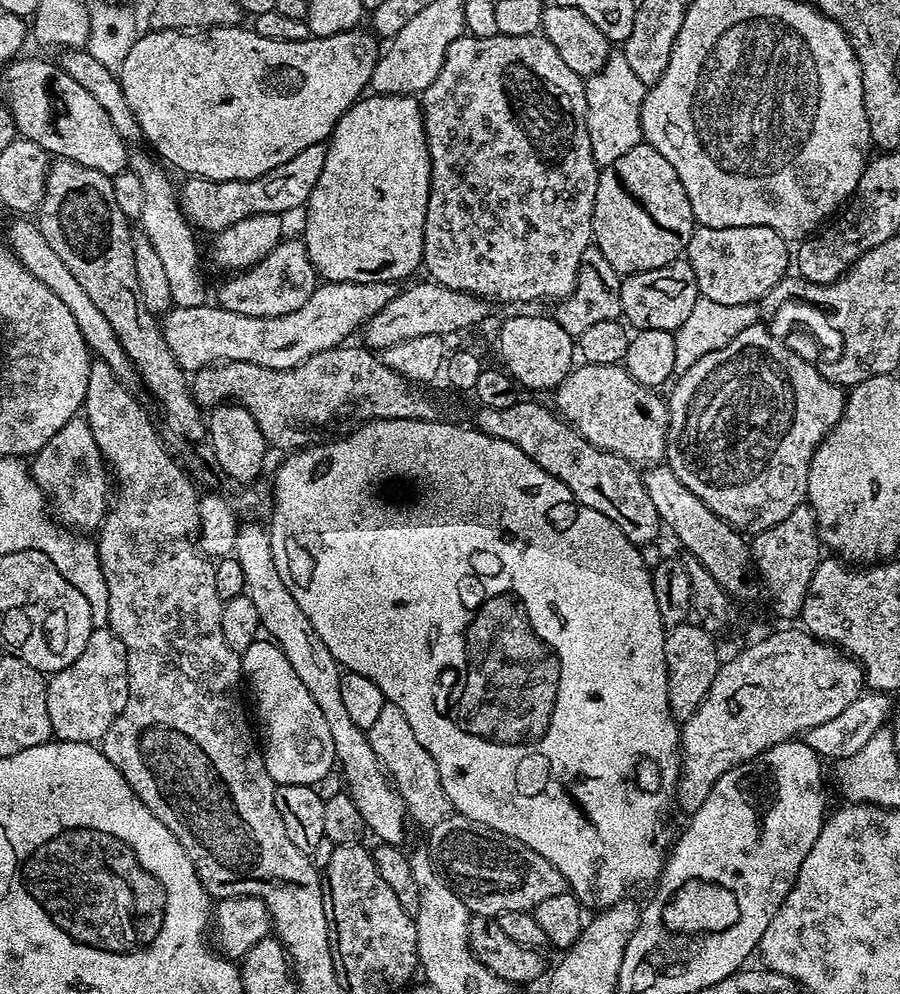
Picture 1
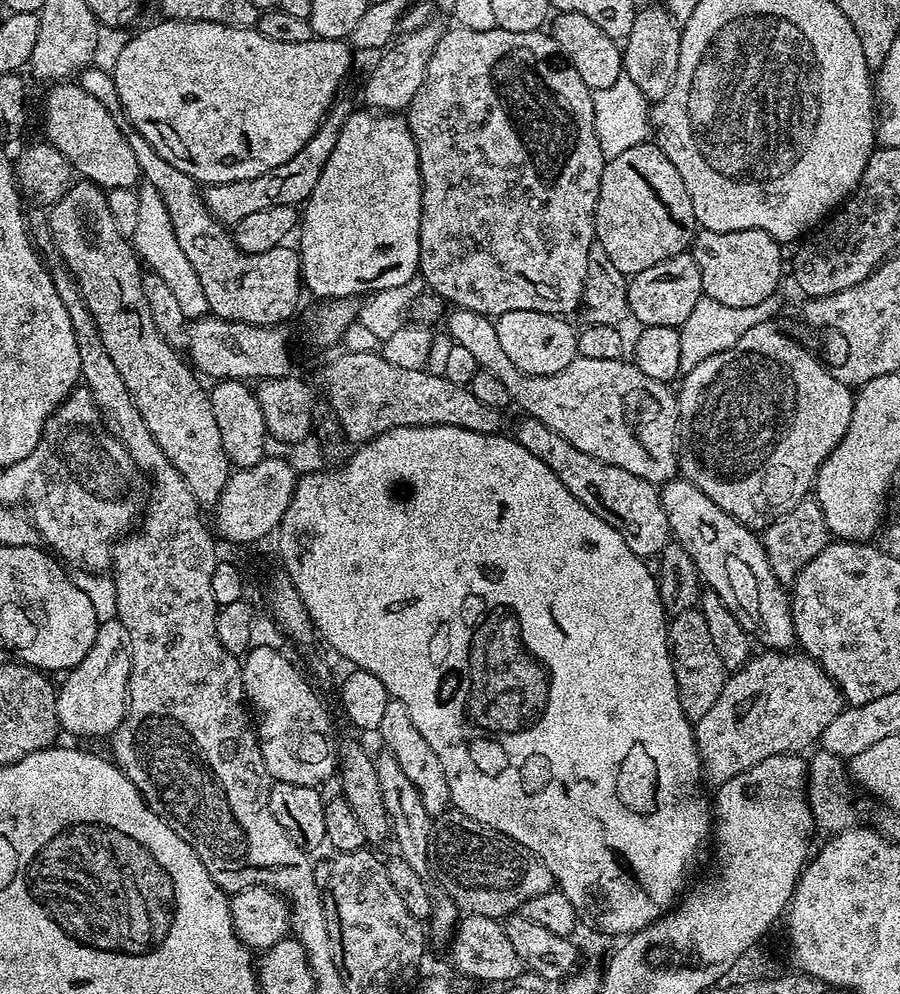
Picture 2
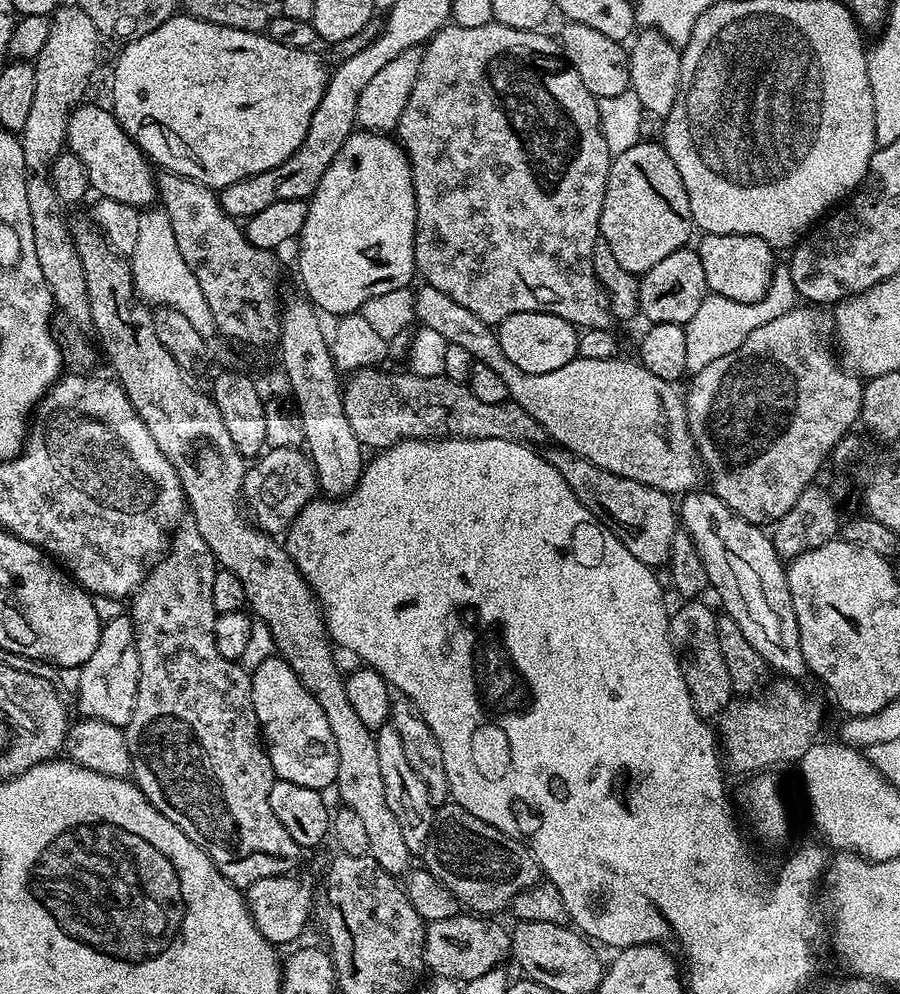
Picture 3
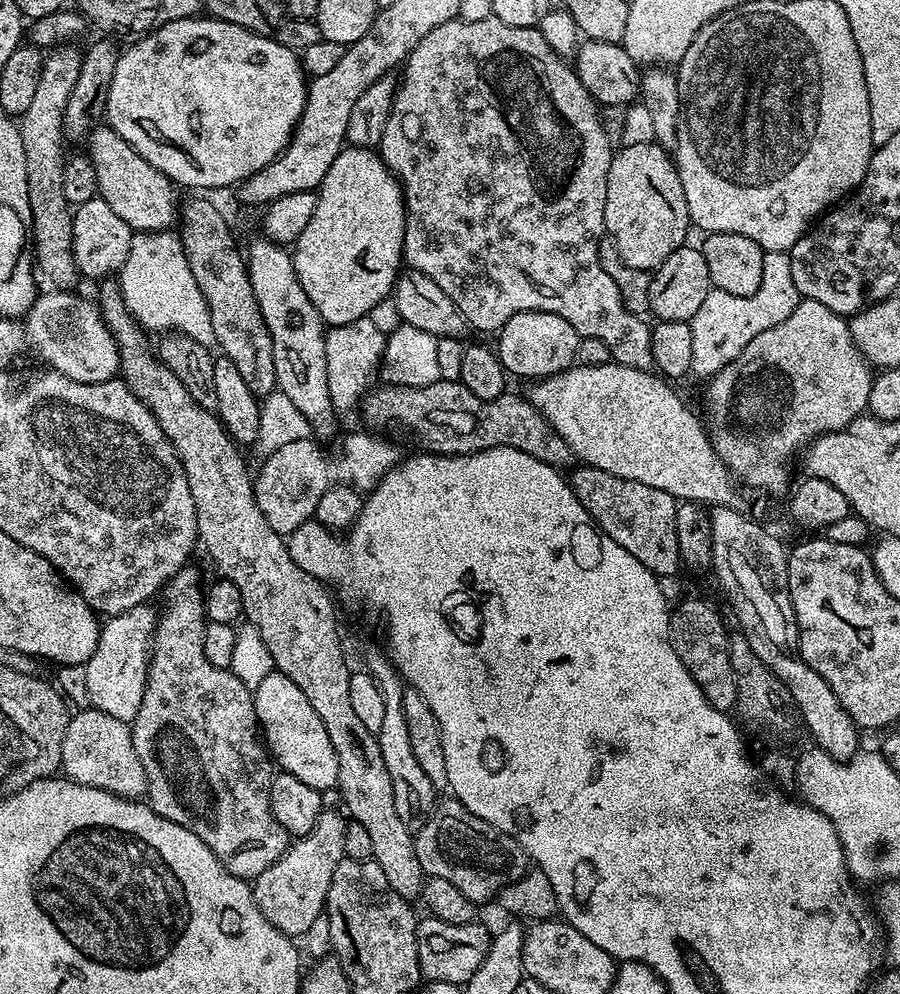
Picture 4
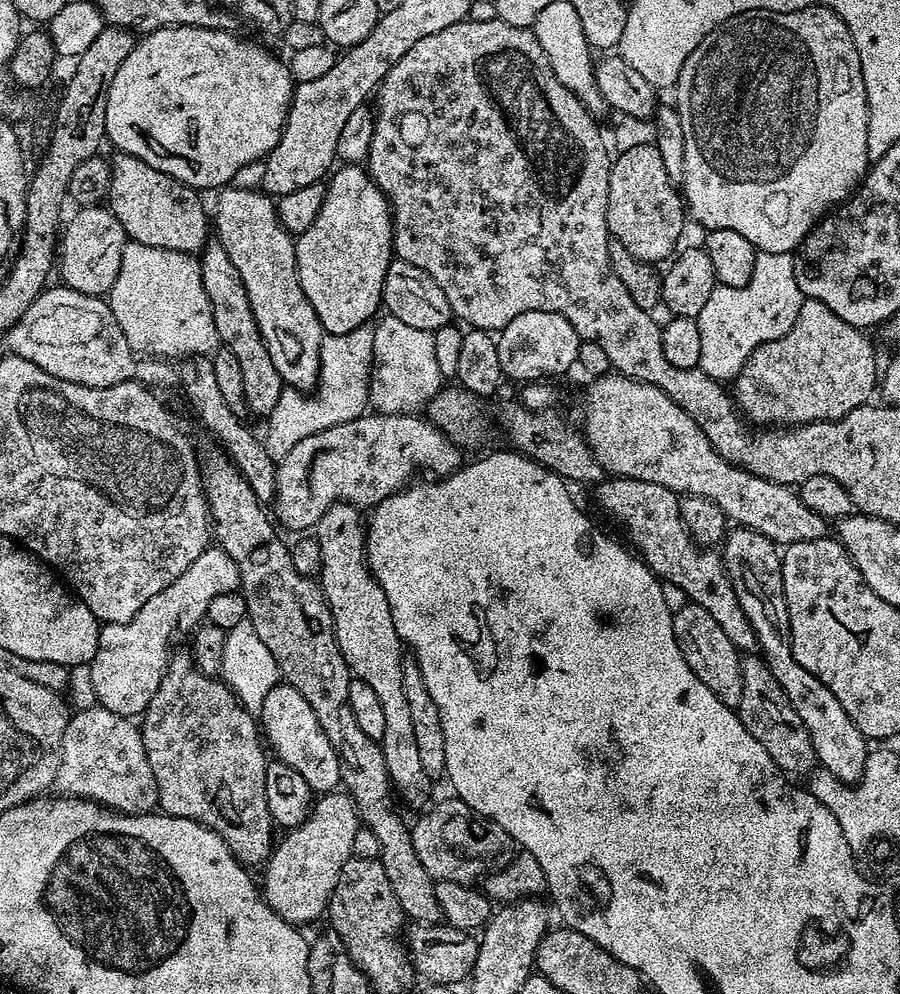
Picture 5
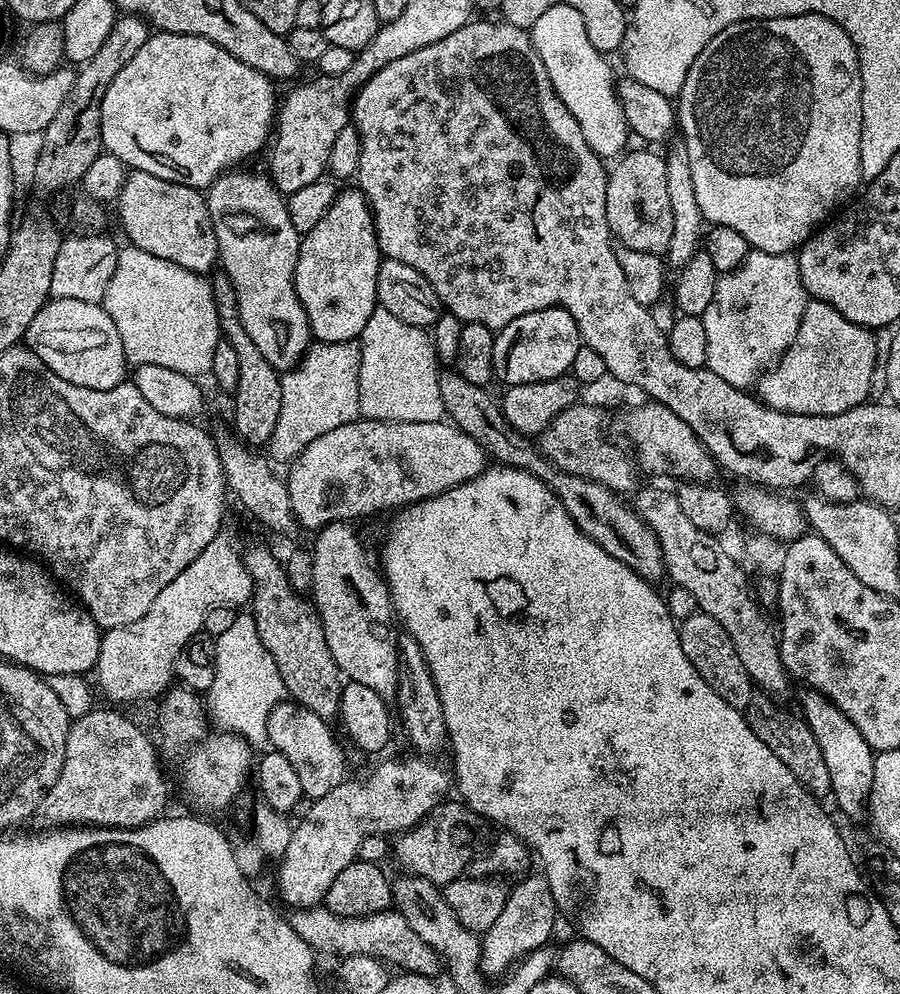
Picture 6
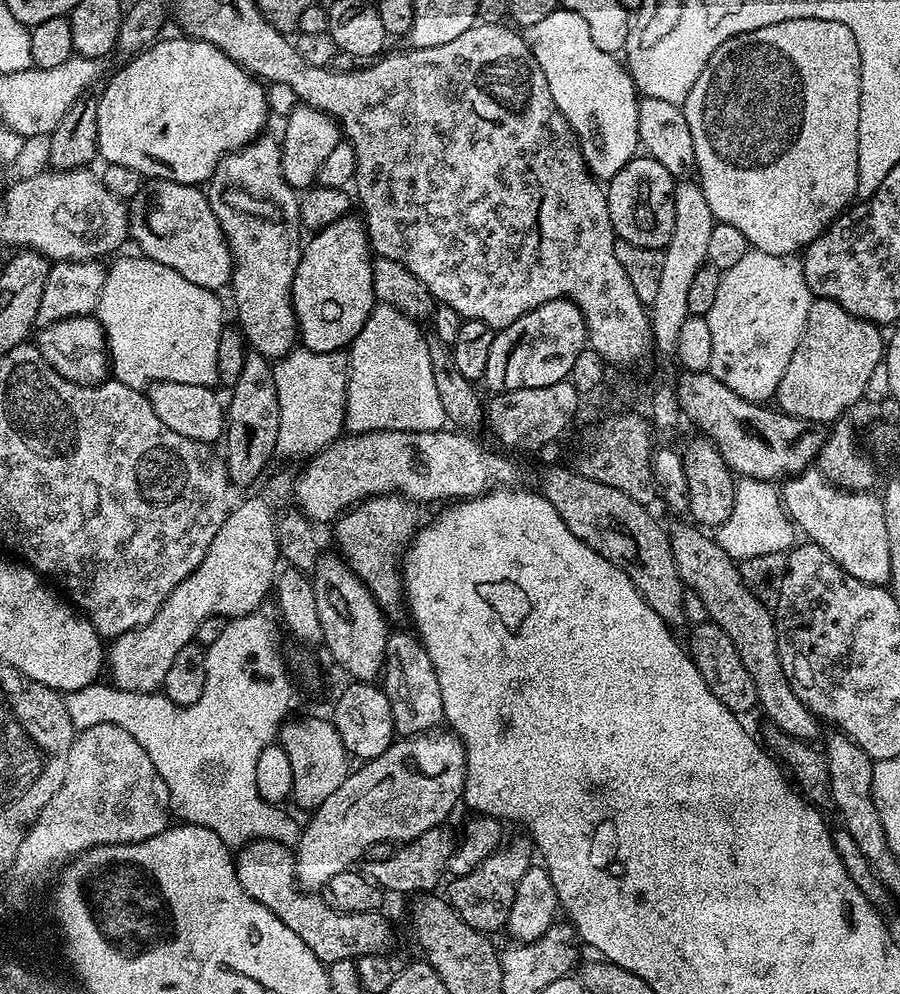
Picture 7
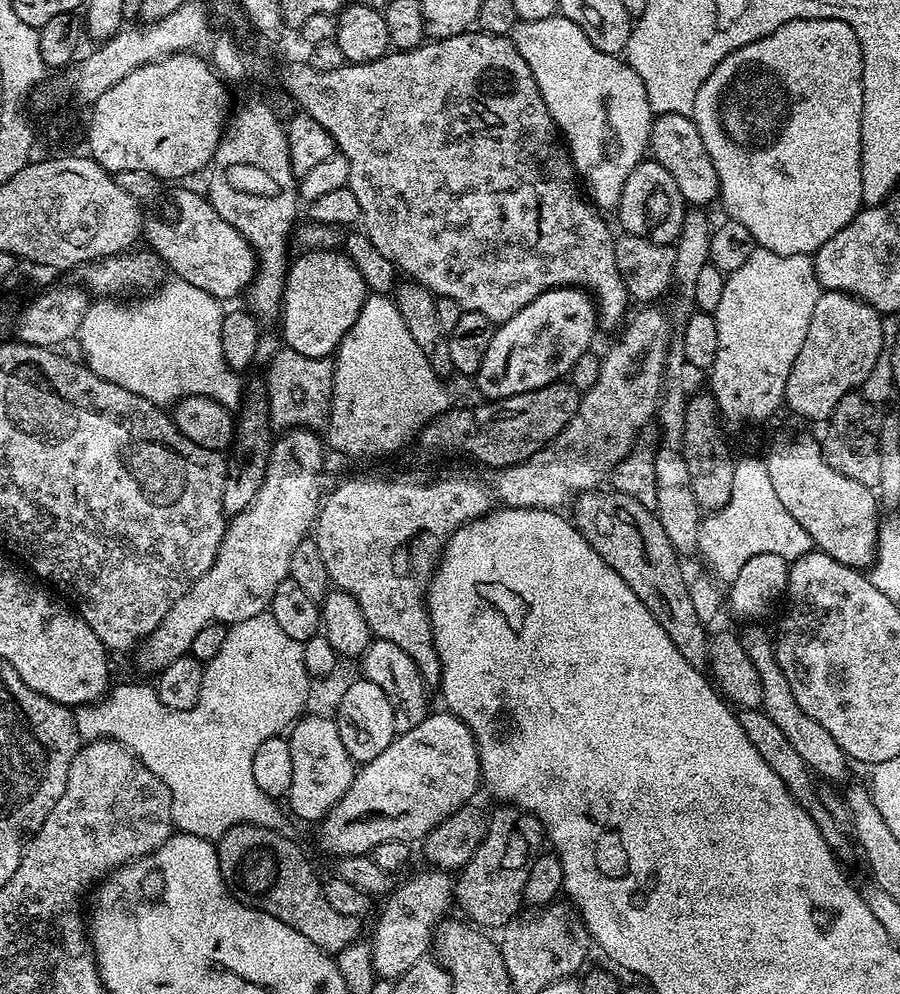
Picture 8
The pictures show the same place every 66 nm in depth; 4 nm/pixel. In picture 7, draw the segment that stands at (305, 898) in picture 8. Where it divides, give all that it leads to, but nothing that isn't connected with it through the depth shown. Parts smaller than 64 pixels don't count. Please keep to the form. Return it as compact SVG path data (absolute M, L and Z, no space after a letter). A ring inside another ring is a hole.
M254 840L250 844L245 844L235 853L234 865L236 877L242 890L246 890L246 894L250 898L262 902L262 906L266 906L266 910L270 910L270 914L274 914L286 926L290 926L290 930L294 930L294 934L298 934L298 938L302 938L302 942L306 946L310 946L310 950L314 950L316 957L325 966L339 960L356 960L361 956L374 956L383 953L384 947L392 940L392 928L388 925L387 918L383 916L383 911L339 912L328 905L328 901L323 895L313 894L311 891L301 888L296 883L293 849L284 844L273 840Z

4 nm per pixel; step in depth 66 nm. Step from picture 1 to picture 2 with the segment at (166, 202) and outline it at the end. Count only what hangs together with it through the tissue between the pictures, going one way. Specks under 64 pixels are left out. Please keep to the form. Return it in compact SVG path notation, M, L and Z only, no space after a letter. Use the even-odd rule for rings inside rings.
M146 182L141 183L138 188L138 226L134 226L134 234L130 240L141 261L173 290L174 296L178 298L178 303L188 318L209 315L202 282L198 282L198 274L194 274L194 266L190 266L186 254L182 254L182 246L178 246L178 238L174 234L170 214L166 214L166 202L162 202L162 198L156 193L156 188Z

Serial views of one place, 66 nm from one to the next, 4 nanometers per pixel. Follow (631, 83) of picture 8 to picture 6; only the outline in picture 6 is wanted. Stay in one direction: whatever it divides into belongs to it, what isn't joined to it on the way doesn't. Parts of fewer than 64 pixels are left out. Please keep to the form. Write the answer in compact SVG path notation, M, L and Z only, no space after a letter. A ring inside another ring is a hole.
M558 2L550 6L550 10L546 10L538 22L534 22L530 35L534 50L538 58L542 58L542 66L546 66L546 74L550 74L550 82L558 98L566 102L578 126L582 126L582 134L586 142L590 142L590 150L601 158L619 157L625 151L624 143L630 140L630 129L616 93L616 84L612 80L612 68L604 61L607 60L605 53L590 46L582 14L578 14L574 6Z

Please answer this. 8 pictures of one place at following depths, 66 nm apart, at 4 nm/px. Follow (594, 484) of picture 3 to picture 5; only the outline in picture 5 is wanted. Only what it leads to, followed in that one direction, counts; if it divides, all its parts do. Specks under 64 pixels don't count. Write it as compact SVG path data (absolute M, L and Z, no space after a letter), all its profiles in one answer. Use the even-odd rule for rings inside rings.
M617 476L605 478L595 485L596 504L612 520L617 520L628 535L627 543L638 553L656 579L673 584L683 590L691 603L710 610L714 622L726 630L726 638L734 642L744 654L757 651L756 631L750 626L746 614L734 592L734 586L724 568L721 553L695 544L686 530L680 513L680 496L653 482L631 480Z

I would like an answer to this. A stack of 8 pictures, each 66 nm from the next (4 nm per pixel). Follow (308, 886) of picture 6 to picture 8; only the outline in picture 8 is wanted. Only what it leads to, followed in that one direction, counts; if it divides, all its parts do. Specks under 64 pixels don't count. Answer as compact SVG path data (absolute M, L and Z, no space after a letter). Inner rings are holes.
M447 710L433 711L414 730L399 733L395 740L369 764L363 765L353 775L352 785L342 794L340 801L319 821L320 844L332 855L362 856L371 853L374 846L383 840L423 841L434 826L441 824L450 814L464 807L473 799L476 788L481 787L480 759L472 731Z

